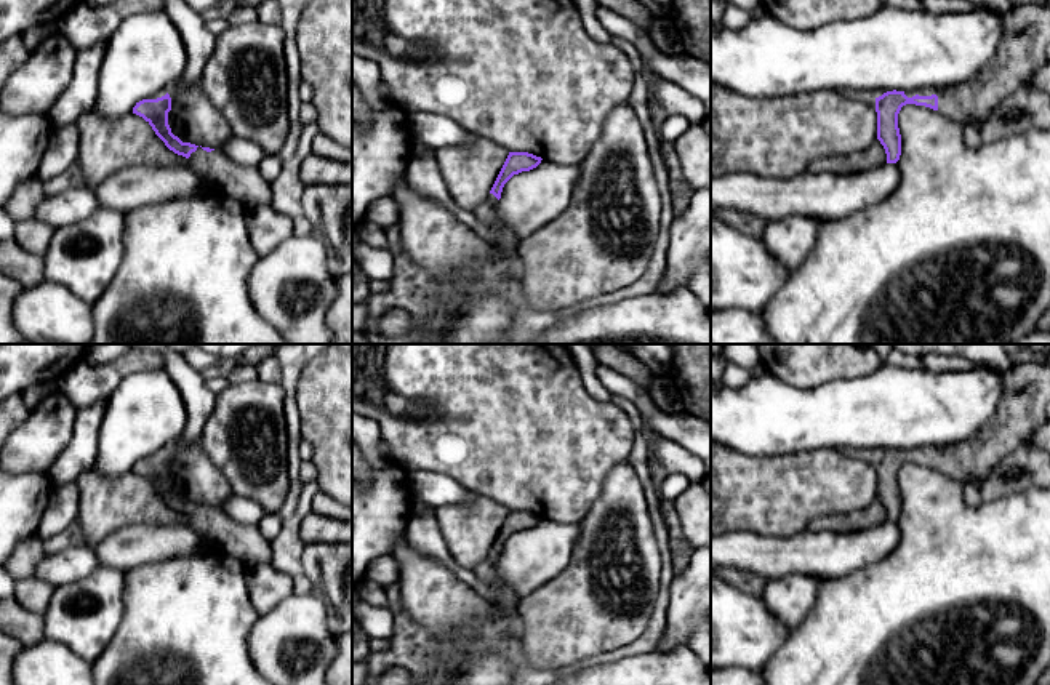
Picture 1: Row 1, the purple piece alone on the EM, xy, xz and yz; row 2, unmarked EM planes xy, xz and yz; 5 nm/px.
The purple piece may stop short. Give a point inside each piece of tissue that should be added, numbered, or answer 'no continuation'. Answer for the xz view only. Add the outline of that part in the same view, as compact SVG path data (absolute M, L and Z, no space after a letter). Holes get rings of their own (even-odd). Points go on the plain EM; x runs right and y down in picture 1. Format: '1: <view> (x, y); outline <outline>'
1: xz (506, 596); outline M488 552L487 559L482 563L479 563L474 568L474 571L483 583L498 589L496 605L501 608L501 611L506 616L517 615L519 608L515 607L515 600L520 597L507 583L504 583L496 575L496 570L495 570L496 563L498 563L498 557L493 552Z

